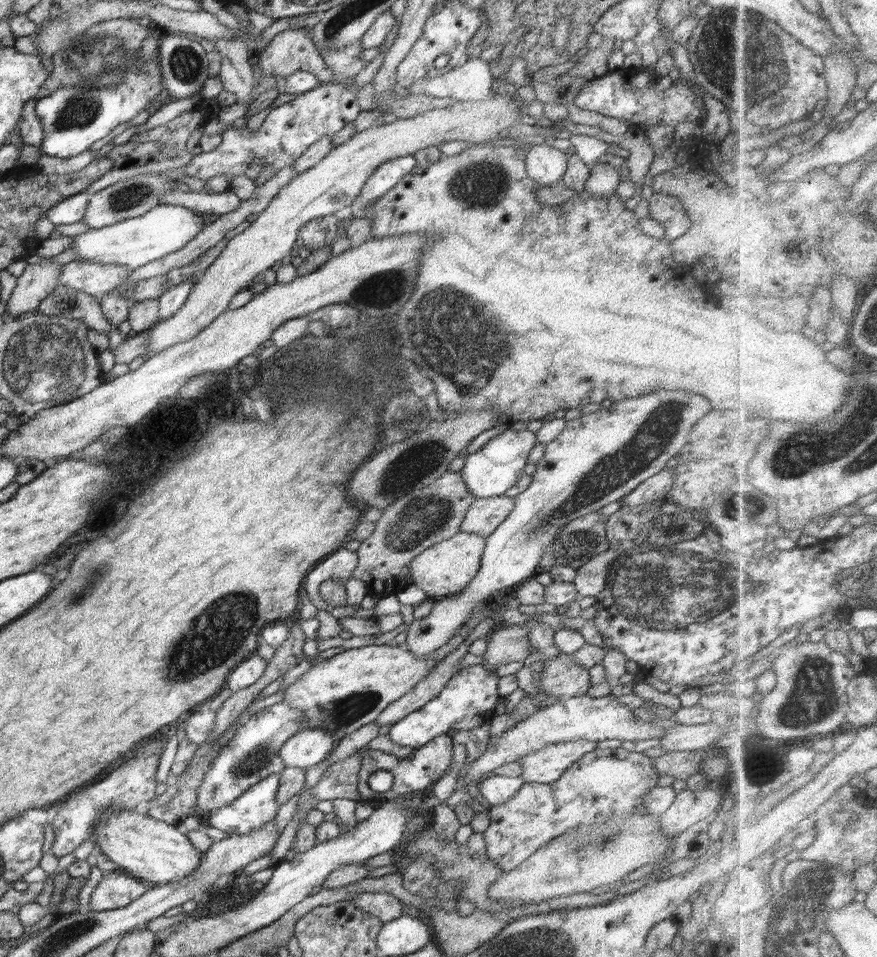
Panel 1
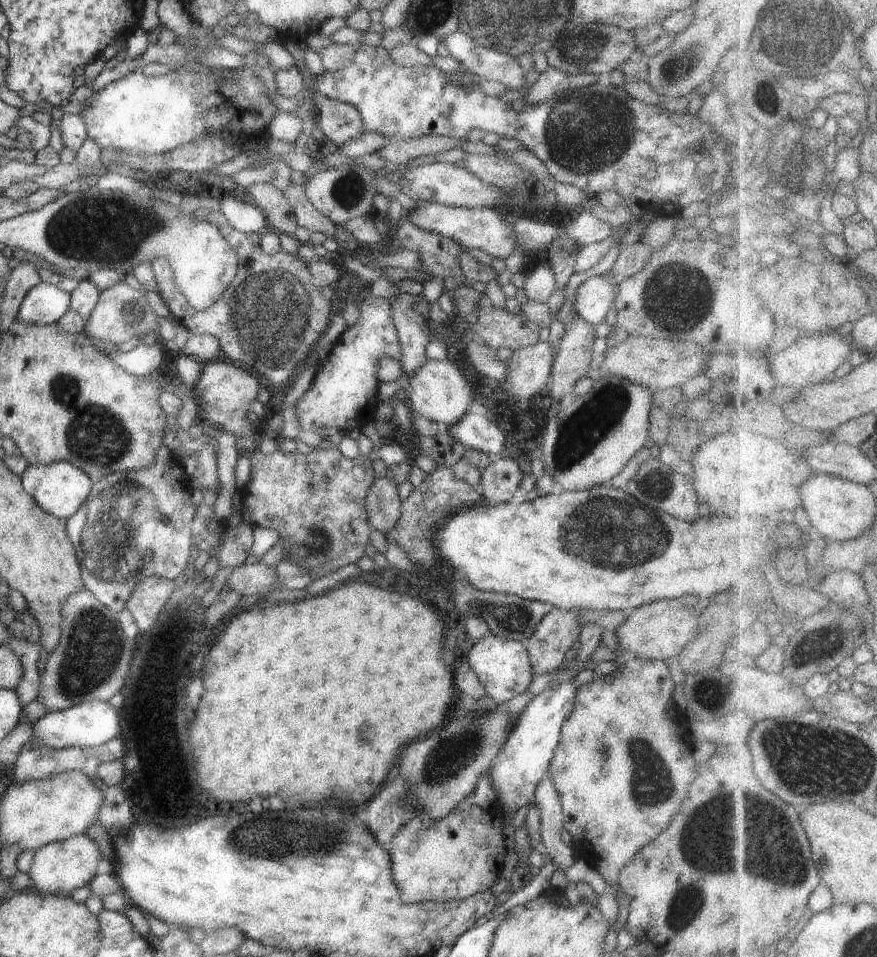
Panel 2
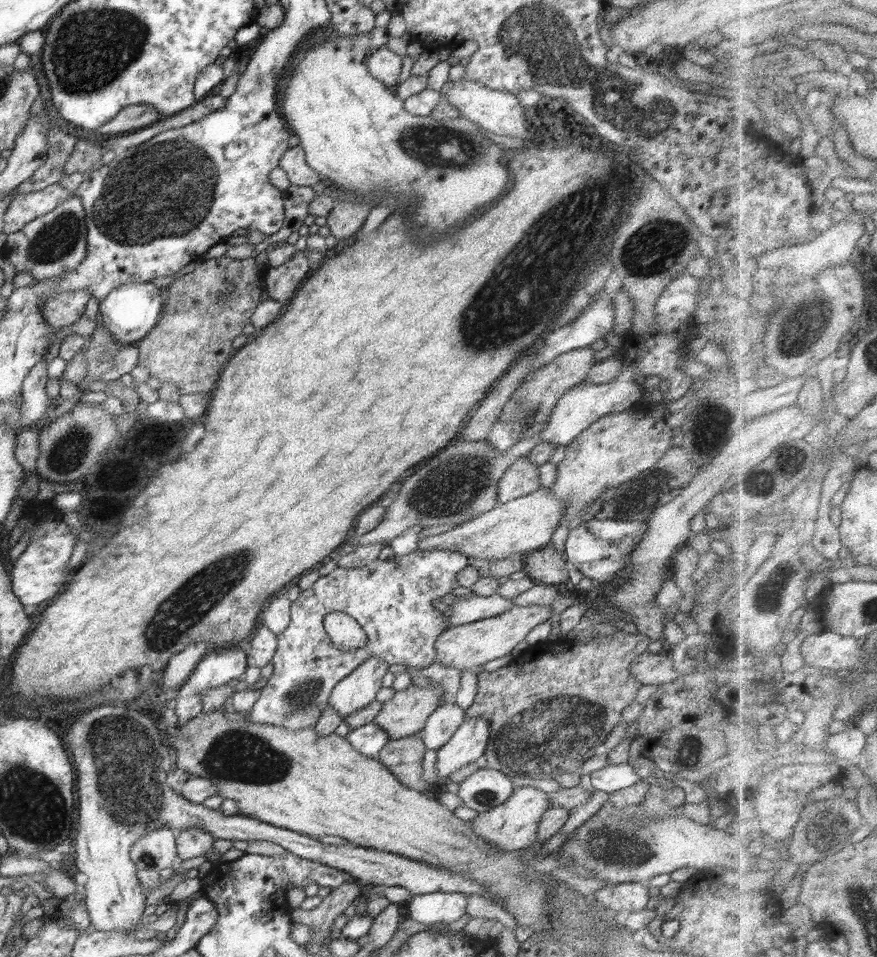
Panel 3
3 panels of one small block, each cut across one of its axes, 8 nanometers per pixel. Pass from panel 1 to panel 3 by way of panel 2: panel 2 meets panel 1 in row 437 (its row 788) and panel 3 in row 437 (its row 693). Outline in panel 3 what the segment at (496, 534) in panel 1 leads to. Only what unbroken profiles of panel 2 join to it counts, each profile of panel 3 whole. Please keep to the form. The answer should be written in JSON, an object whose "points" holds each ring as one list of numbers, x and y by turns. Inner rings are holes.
{"points":[[628,409,624,412,614,412,592,422,587,430,584,430,570,444,565,446,564,459,556,464,556,481,553,486,546,488,568,501,560,525,565,525,571,531,574,527,596,518,602,510,602,495,608,489,630,480,632,476,652,468,666,454,666,451,674,446,672,436,672,428,666,424,665,419,652,418,652,415,648,415,648,412,644,412,644,410]]}

